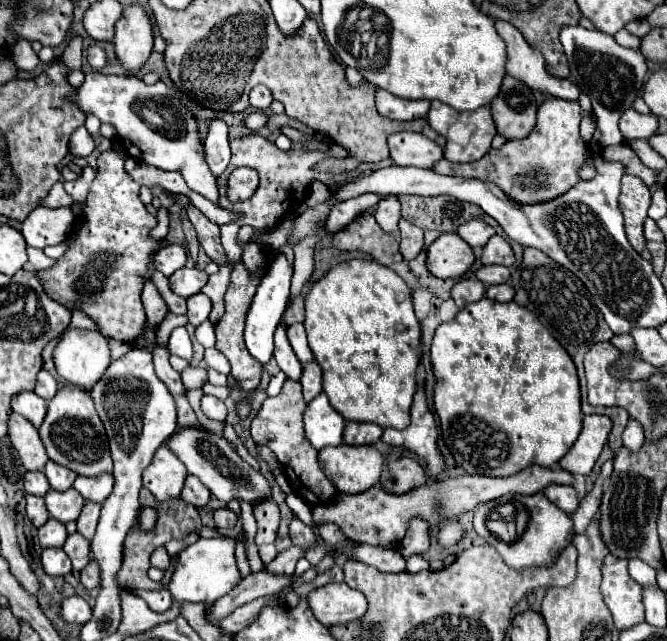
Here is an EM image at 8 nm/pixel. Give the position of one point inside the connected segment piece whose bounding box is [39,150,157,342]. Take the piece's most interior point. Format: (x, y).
(102, 272)

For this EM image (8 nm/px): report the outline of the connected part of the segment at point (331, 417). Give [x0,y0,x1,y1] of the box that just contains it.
[303,392,345,450]

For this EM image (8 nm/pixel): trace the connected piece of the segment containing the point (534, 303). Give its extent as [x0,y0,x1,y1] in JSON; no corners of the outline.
[511,248,629,452]

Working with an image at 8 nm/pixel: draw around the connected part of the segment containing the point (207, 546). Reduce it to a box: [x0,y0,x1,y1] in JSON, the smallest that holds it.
[169,538,239,618]

